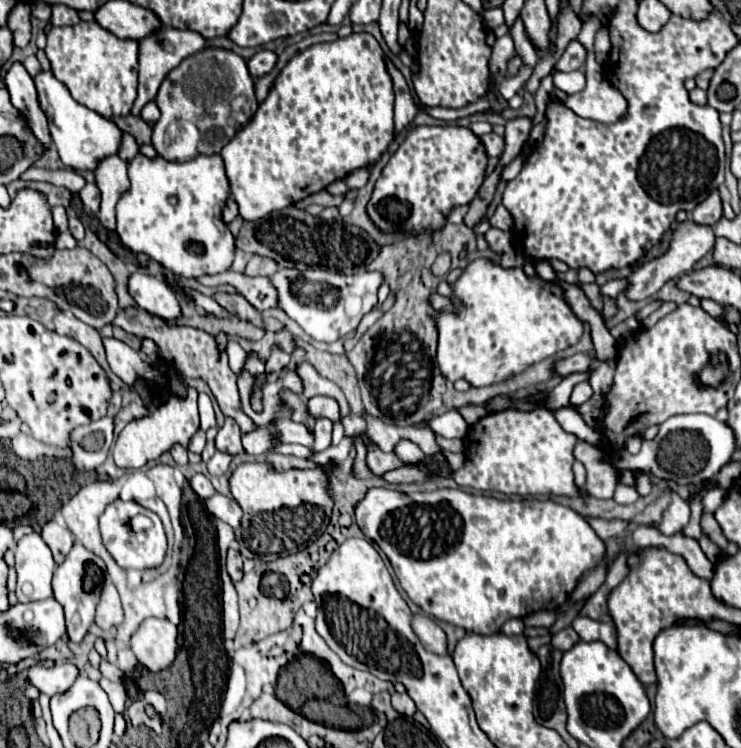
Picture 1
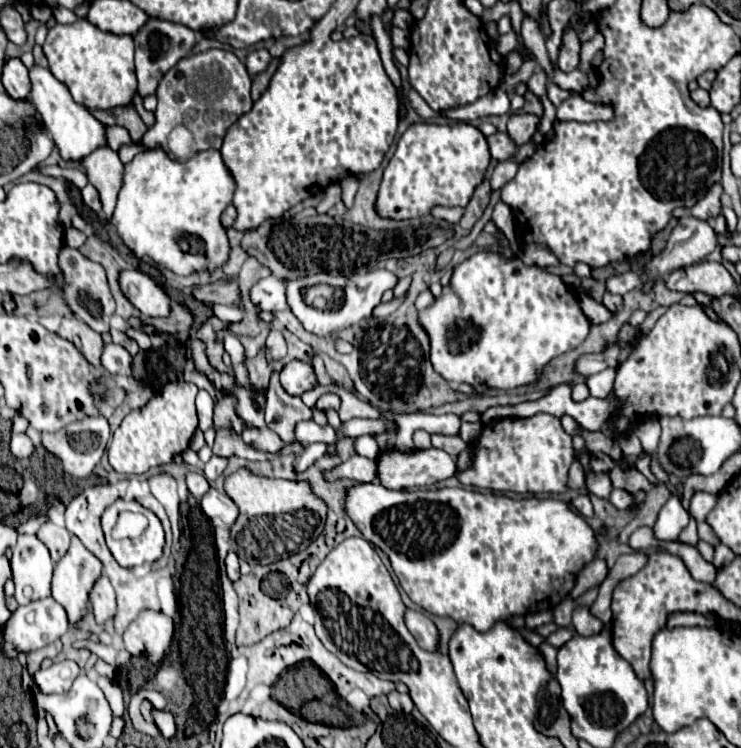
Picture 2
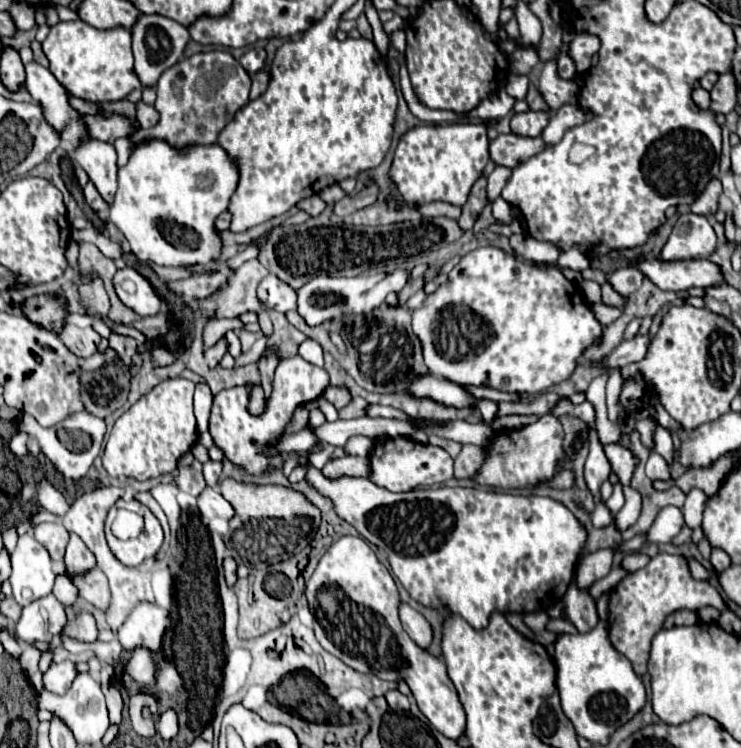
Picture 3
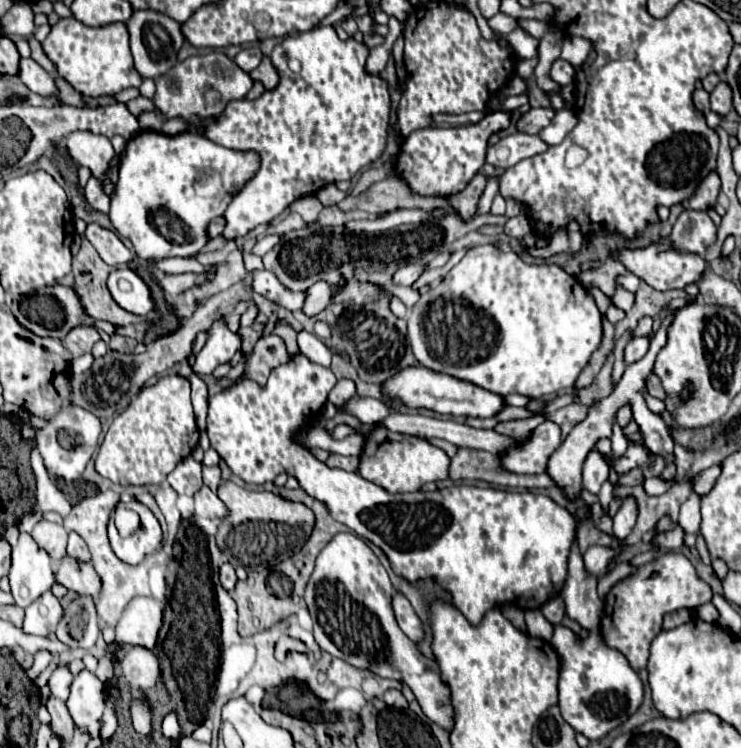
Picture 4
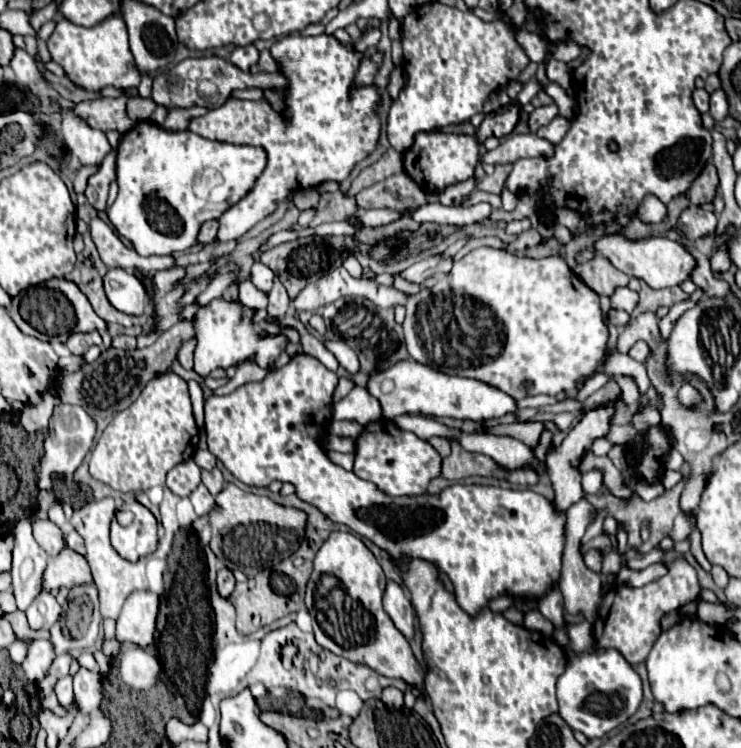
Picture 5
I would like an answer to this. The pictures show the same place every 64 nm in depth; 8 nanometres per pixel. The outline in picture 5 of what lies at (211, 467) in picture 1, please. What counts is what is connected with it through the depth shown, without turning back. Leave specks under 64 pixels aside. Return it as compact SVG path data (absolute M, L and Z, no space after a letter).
M218 468L214 470L202 470L202 484L208 488L208 492L212 496L216 496L222 488L224 488L224 478L222 478L222 472Z

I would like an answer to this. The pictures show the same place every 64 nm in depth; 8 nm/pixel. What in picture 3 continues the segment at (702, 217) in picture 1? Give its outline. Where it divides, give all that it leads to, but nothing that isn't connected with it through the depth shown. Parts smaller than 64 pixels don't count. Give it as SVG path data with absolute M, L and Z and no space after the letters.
M712 178L708 186L702 190L702 194L692 202L692 212L702 216L712 216L718 210L718 196L722 192L722 184L718 178Z

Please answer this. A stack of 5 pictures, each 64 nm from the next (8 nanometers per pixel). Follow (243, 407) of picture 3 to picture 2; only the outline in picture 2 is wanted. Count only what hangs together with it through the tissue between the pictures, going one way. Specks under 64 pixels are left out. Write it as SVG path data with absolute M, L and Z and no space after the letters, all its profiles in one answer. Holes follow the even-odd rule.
M292 360L280 370L280 384L286 394L302 396L308 390L318 386L318 378L314 374L314 366L304 360ZM220 394L214 406L214 430L232 430L234 434L242 434L246 430L246 422L236 412L236 396Z

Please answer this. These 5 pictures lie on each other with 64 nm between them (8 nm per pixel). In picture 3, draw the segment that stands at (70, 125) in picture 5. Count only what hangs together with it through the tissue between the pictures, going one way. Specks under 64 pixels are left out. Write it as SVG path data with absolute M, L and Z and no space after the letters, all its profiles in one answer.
M96 138L82 140L76 150L72 150L70 158L78 162L96 184L98 192L110 204L114 200L118 188L118 166L116 166L116 150L110 142L102 142Z

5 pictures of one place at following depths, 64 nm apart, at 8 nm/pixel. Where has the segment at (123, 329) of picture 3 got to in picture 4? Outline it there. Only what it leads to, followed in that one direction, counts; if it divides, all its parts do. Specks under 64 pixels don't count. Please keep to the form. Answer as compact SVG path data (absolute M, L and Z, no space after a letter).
M46 286L42 290L36 290L28 296L22 296L18 306L12 308L12 314L16 316L16 320L28 328L30 332L34 332L36 336L50 336L50 338L58 338L62 340L74 326L96 326L98 330L104 330L108 334L114 334L114 326L110 322L102 322L102 320L96 320L92 316L86 314L86 308L82 306L82 300L80 296L68 288L68 286Z

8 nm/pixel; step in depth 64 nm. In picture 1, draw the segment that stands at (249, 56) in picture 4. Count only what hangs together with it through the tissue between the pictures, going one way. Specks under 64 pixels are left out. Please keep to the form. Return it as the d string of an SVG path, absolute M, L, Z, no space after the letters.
M260 50L260 52L256 52L256 54L248 60L248 70L250 70L252 78L260 78L260 76L268 74L268 72L274 68L276 60L278 60L276 54L270 52L270 50Z

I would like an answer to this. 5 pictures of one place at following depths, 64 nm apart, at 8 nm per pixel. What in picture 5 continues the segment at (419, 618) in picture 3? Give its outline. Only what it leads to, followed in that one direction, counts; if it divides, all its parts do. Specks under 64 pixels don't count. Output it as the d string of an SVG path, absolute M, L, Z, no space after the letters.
M386 580L382 606L384 606L386 614L390 616L390 620L394 622L394 626L406 638L412 638L414 636L414 610L412 610L410 598L404 594L400 584L396 584L392 580Z

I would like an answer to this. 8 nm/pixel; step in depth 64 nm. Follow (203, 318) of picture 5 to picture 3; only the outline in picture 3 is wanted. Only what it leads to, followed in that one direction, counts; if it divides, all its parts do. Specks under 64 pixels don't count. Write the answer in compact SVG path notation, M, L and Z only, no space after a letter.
M222 336L212 348L204 350L204 362L208 368L216 368L216 364L220 364L220 360L224 358L224 354L228 352L228 340L226 336Z

